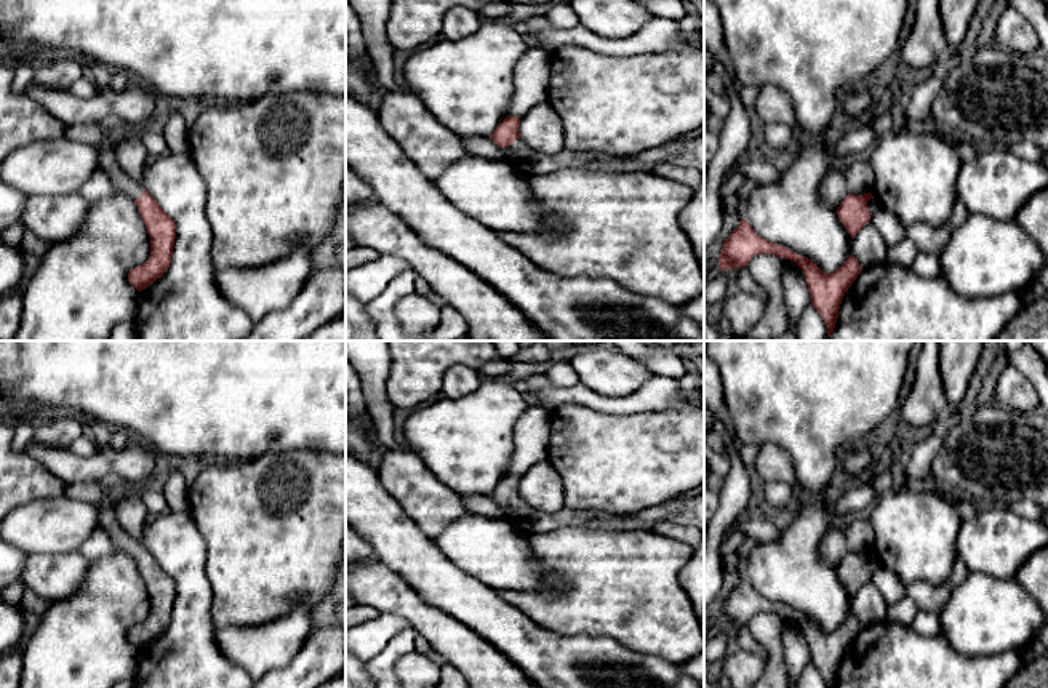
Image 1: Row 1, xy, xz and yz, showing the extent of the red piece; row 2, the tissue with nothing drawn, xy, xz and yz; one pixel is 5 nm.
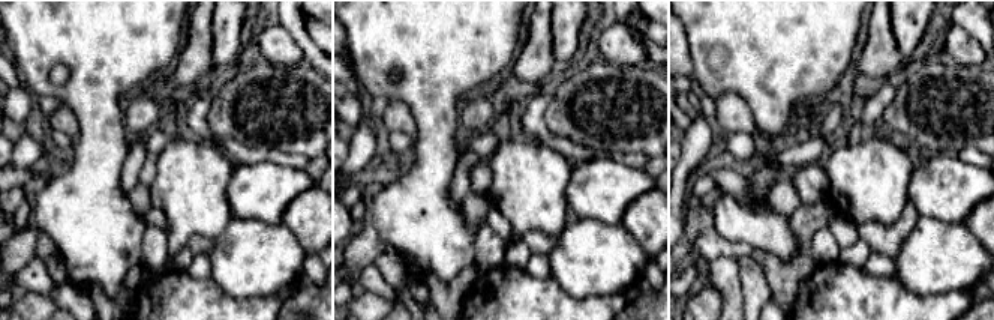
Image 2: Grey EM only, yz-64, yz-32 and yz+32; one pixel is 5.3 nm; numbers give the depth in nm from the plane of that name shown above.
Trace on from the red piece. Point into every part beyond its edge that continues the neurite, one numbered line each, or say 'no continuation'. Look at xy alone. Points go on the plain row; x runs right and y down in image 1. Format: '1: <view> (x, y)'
1: xy (88, 492)

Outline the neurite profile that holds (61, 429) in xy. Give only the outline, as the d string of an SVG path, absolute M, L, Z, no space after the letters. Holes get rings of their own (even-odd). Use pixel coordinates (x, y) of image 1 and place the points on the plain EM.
M54 413L35 419L35 443L53 448L70 448L83 435L83 422L78 416L69 413Z

